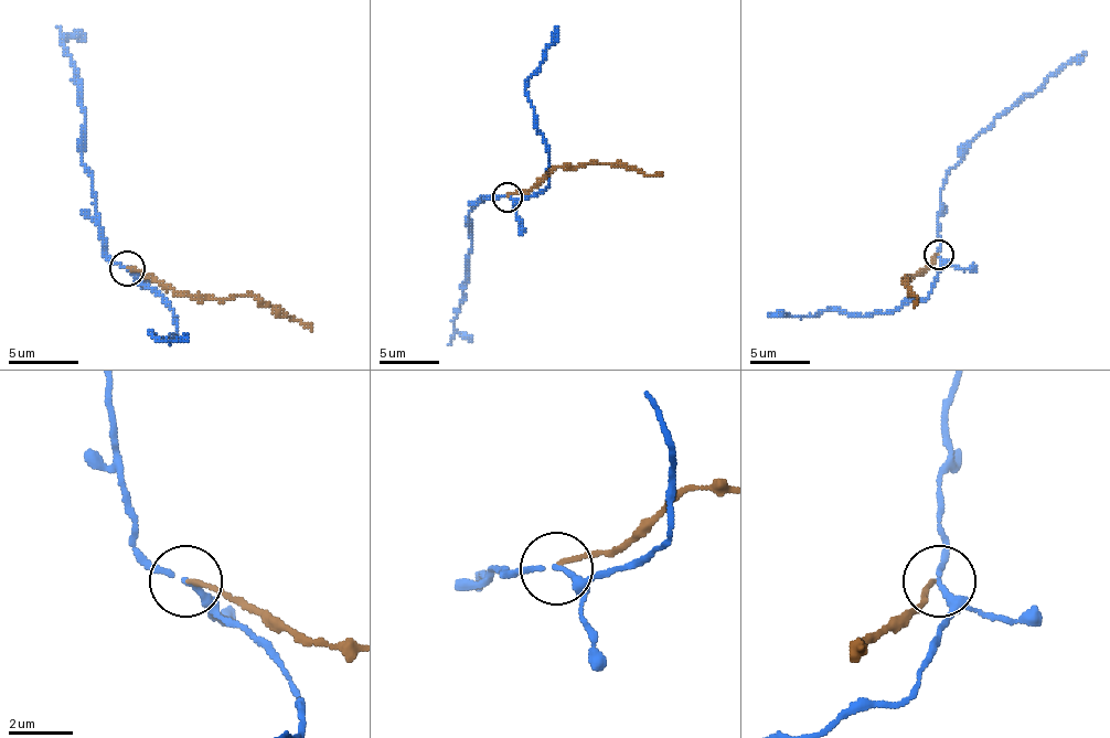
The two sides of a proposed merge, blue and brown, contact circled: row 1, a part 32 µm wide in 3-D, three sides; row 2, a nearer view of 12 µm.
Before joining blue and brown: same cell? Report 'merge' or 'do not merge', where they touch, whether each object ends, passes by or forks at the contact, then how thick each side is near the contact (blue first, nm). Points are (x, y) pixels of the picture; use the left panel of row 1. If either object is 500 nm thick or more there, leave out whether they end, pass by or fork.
do not merge; place (127, 268); blue passes by; brown ends; calibres 160 and 120 nm

